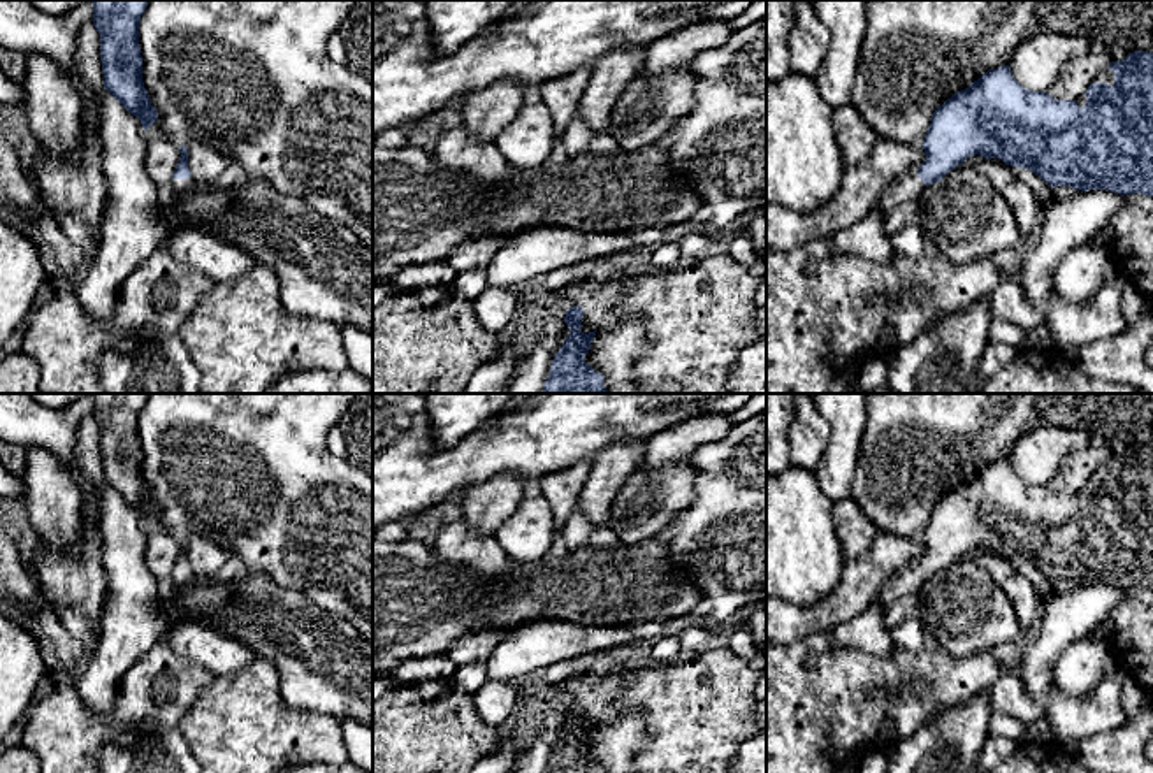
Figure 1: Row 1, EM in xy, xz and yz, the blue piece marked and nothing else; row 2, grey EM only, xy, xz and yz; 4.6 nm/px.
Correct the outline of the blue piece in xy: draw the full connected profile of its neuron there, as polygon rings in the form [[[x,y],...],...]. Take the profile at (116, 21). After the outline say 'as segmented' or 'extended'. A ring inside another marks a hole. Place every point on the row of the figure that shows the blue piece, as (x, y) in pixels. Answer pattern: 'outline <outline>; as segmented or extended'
outline [[[91,0],[93,26],[100,35],[104,90],[107,90],[130,114],[137,116],[146,132],[158,118],[142,83],[142,56],[139,47],[139,21],[148,2],[149,0]]]; as segmented

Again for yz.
outline [[[1134,51],[1121,61],[1111,61],[1077,102],[1023,88],[1009,65],[988,70],[935,109],[921,146],[925,162],[886,190],[872,213],[888,214],[917,199],[925,186],[942,181],[974,155],[1028,169],[1051,188],[1153,197],[1153,53]]]; extended

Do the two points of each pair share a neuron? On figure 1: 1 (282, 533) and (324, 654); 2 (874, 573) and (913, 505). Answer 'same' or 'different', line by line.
1: different
2: different

